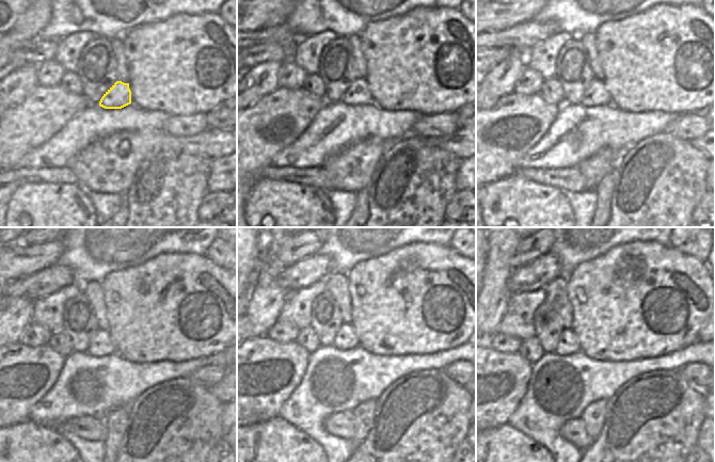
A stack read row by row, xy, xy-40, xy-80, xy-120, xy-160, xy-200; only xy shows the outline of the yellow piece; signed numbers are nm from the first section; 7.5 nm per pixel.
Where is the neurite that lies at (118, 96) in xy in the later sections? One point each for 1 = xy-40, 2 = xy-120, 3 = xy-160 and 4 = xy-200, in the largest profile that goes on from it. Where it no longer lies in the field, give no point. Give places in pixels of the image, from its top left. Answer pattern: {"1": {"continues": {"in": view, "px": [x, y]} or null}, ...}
{"1": {"continues": {"in": "xy-40", "px": [358, 93]}}, "2": {"continues": {"in": "xy-120", "px": [105, 344]}}, "3": {"continues": {"in": "xy-160", "px": [345, 339]}}, "4": {"continues": {"in": "xy-200", "px": [568, 344]}}}

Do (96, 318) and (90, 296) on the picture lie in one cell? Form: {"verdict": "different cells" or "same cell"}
{"verdict": "same cell"}

